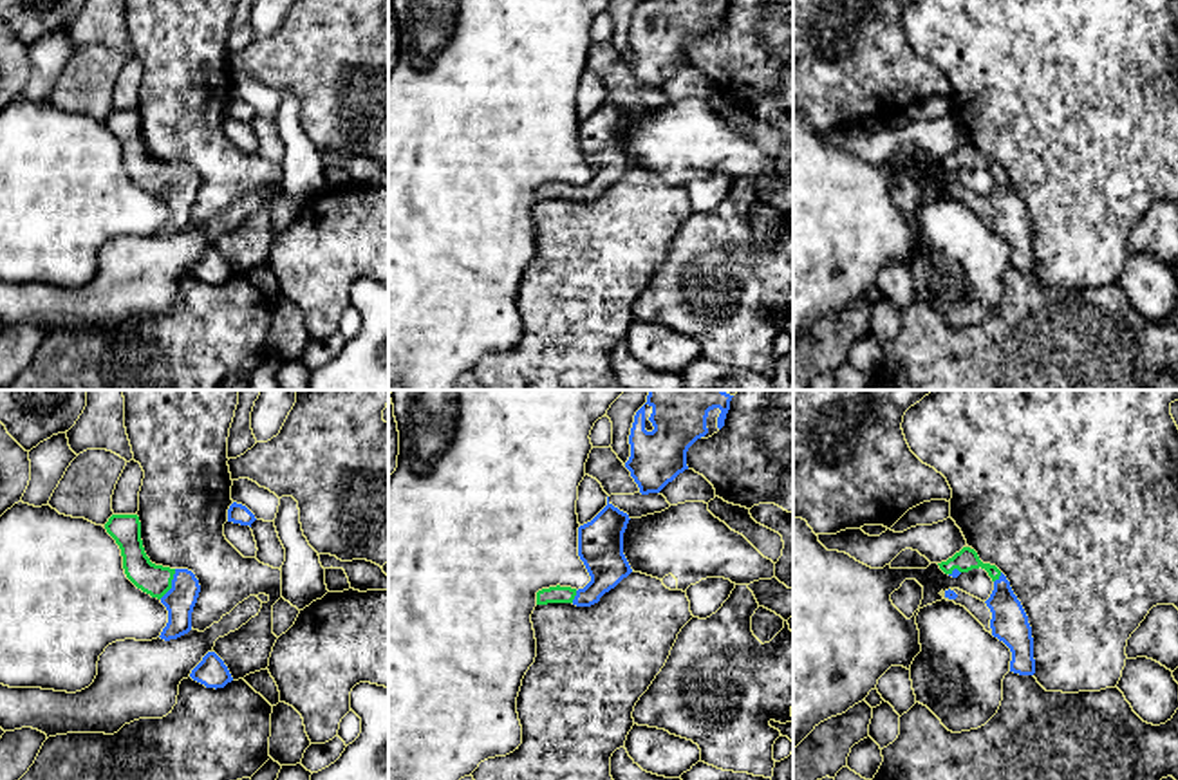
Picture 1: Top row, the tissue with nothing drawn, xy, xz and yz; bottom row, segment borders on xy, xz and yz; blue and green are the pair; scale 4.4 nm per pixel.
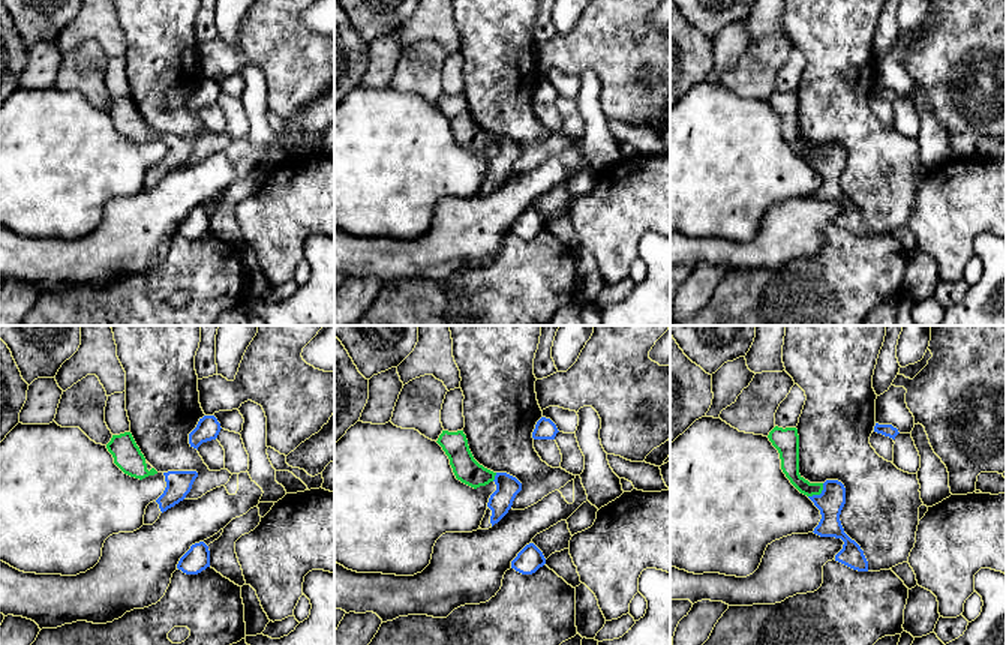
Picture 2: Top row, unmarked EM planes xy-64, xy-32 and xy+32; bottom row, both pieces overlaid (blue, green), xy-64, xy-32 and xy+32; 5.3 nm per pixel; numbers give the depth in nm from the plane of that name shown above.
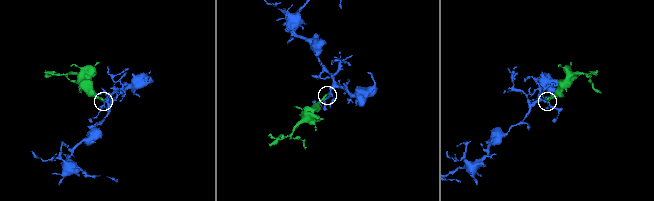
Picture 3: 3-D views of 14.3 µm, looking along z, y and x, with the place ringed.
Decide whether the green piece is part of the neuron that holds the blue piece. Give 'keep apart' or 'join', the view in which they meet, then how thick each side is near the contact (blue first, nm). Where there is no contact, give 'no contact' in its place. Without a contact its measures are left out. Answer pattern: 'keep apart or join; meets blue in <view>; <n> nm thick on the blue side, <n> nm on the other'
join; meets blue in xy; 140 nm thick on the blue side, 140 nm on the other

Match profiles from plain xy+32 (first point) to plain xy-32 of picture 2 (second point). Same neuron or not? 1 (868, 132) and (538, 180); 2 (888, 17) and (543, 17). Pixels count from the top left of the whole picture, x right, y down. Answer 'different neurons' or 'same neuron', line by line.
1: different neurons
2: same neuron

